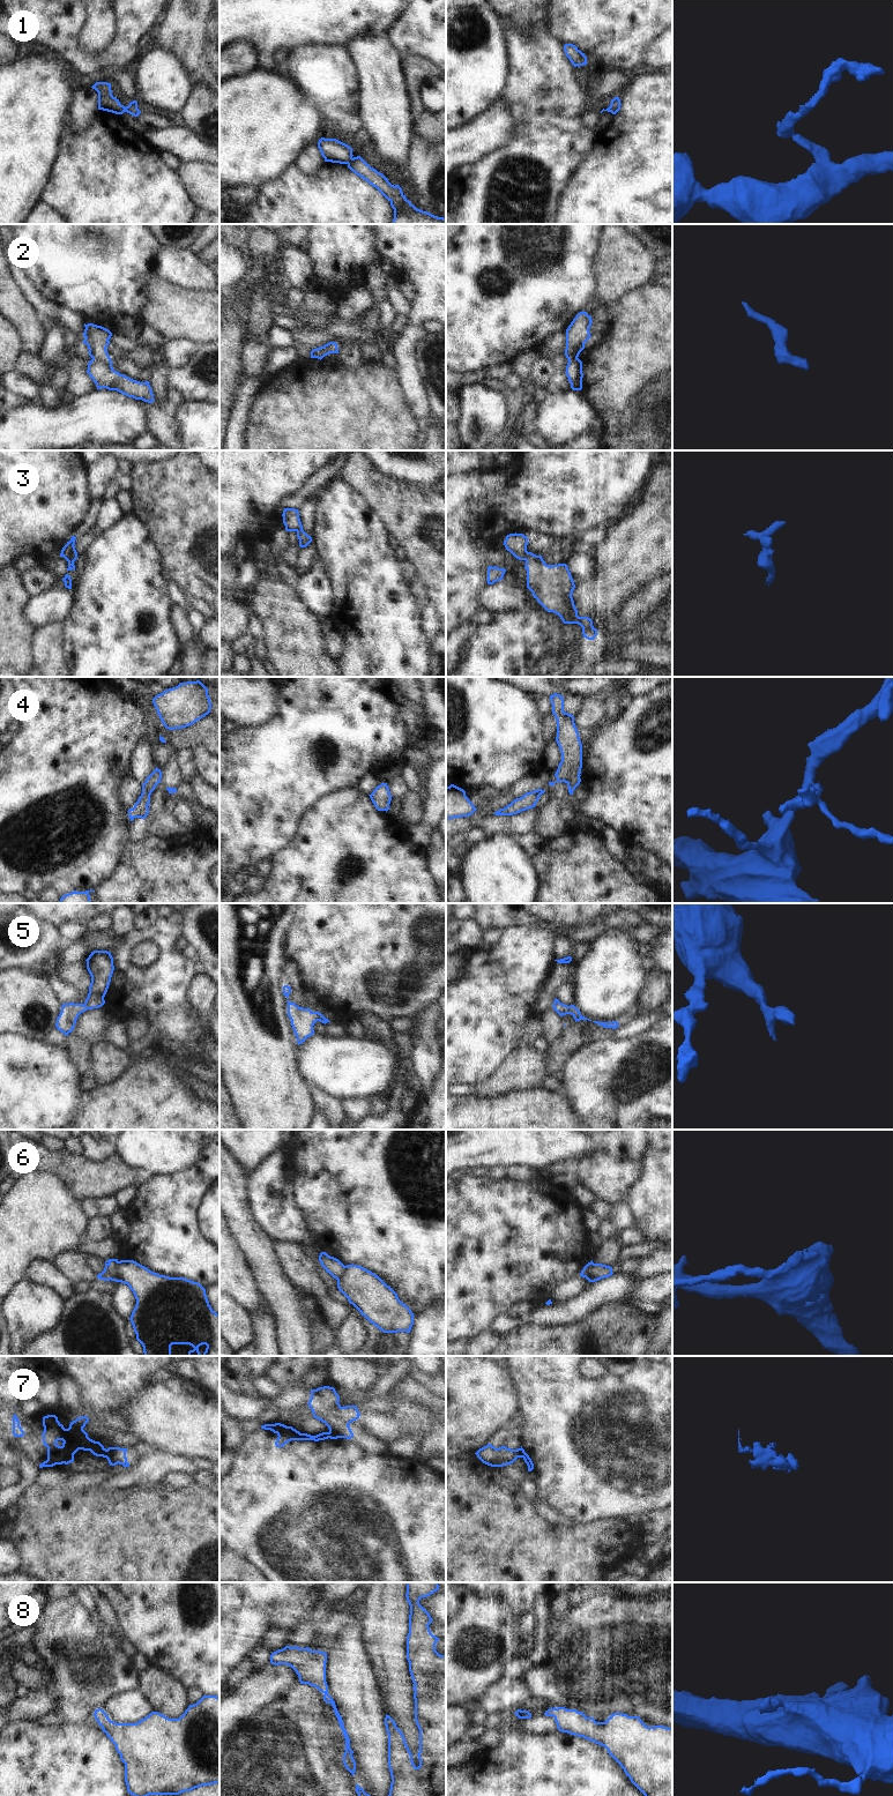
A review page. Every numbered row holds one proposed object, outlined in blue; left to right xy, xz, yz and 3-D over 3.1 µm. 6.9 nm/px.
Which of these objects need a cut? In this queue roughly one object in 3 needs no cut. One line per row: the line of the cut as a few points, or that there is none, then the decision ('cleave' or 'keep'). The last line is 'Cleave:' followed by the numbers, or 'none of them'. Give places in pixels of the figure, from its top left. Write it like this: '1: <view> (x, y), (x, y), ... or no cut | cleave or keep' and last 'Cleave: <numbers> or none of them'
1: xz (352, 158), (348, 164) | cleave
2: xy (92, 358), (111, 364) | cleave
3: xy (76, 553), (68, 561) | cleave
4: yz (558, 772), (556, 777) | cleave
5: no cut | keep
6: xy (119, 1261), (114, 1280) | cleave
7: xz (329, 1431), (340, 1437) | cleave
8: no cut | keep
Cleave: 1, 2, 3, 4, 6, 7

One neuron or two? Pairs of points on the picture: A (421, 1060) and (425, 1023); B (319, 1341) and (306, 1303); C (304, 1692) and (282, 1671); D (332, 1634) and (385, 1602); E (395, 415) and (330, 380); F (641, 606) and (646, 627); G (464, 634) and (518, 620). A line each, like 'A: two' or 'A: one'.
A: one
B: one
C: two
D: two
E: one
F: two
G: two

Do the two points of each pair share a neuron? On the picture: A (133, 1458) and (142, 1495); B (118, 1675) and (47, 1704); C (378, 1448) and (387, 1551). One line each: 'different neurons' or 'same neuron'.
A: different neurons
B: different neurons
C: different neurons

